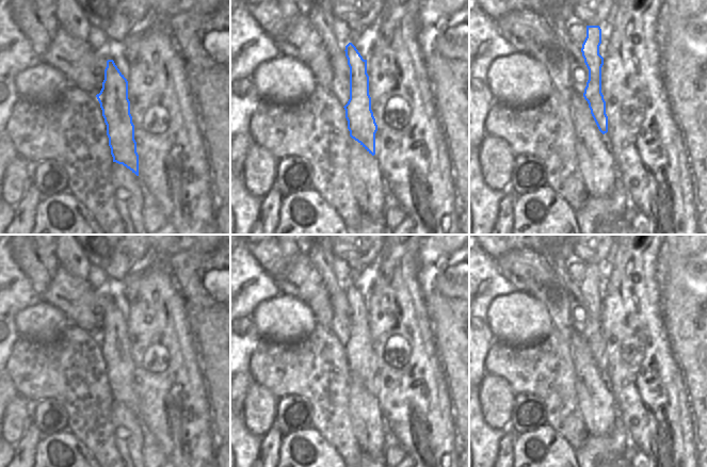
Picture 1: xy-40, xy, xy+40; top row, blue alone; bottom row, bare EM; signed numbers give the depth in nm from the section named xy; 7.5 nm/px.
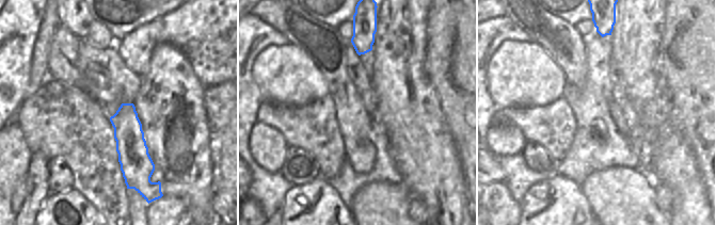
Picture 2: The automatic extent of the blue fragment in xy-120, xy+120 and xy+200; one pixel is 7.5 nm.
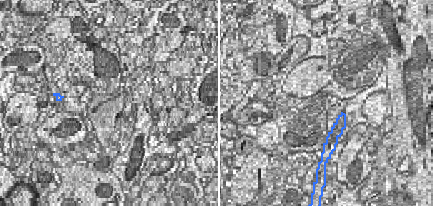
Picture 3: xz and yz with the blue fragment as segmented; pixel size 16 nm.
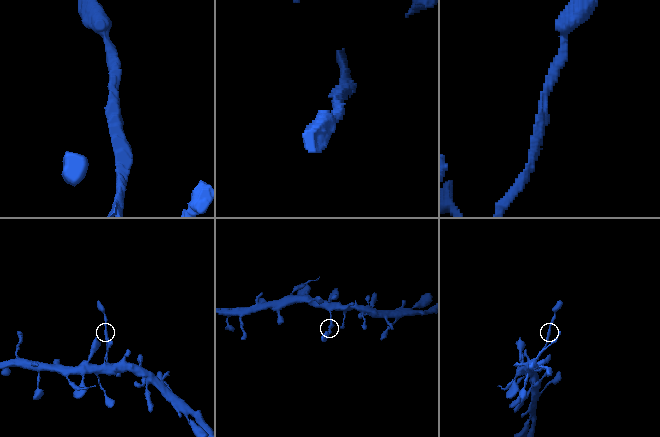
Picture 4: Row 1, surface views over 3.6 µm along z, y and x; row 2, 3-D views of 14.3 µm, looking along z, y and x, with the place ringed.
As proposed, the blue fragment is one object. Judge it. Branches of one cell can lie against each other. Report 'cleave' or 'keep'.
keep

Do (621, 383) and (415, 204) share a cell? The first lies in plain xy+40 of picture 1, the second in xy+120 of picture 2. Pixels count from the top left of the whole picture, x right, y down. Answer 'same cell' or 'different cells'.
different cells

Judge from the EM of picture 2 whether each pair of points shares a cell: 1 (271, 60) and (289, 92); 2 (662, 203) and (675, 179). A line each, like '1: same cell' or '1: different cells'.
1: same cell
2: different cells

